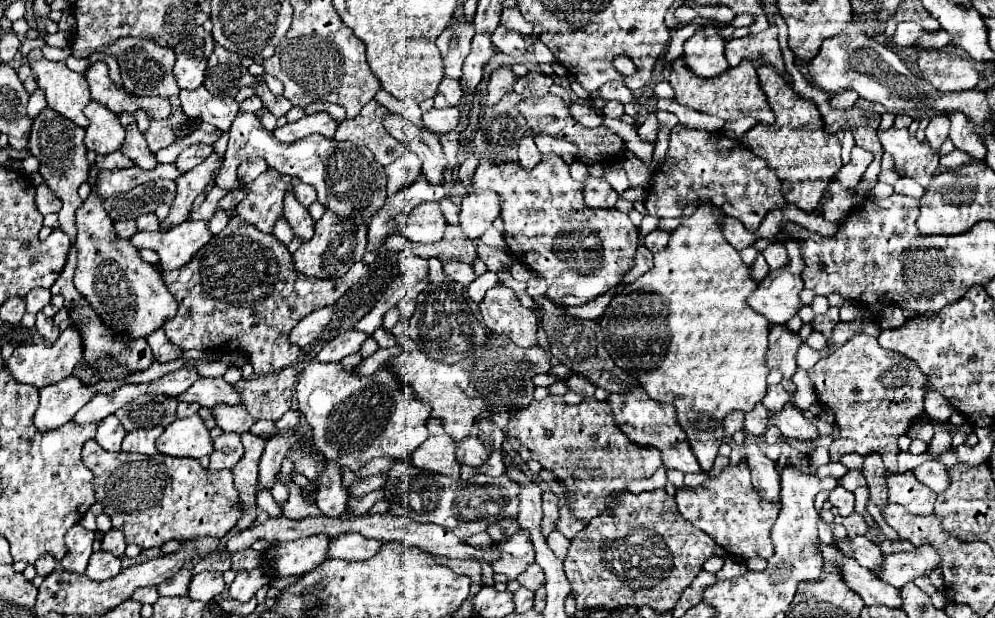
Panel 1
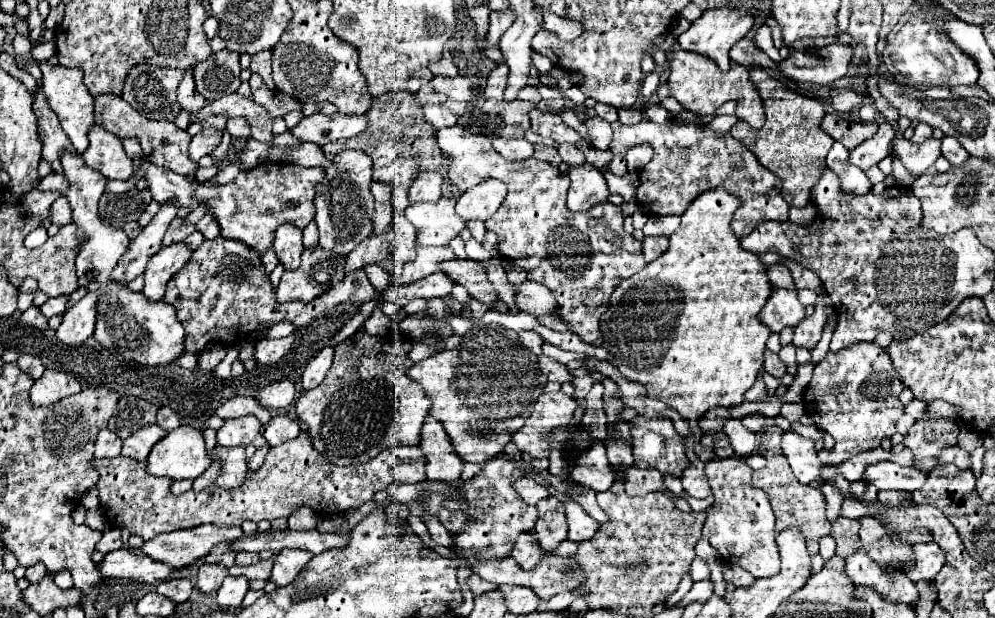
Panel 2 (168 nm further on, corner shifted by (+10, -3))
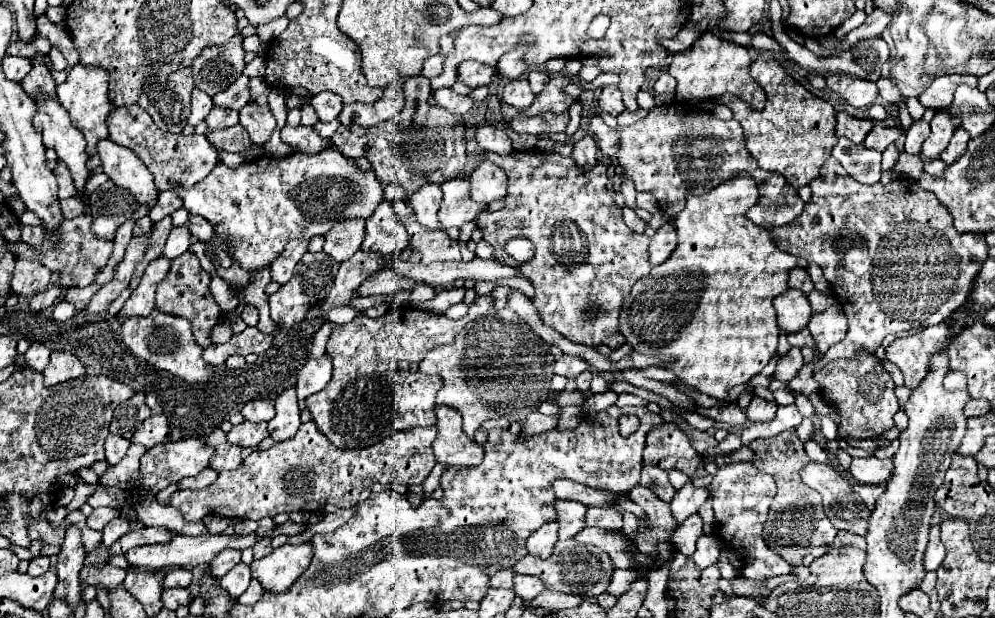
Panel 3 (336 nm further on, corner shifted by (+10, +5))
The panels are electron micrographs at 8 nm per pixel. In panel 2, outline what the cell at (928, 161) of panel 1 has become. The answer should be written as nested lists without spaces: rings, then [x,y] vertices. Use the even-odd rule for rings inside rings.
[[[896,137],[894,143],[892,143],[892,147],[894,147],[898,159],[902,161],[902,165],[916,177],[924,175],[926,169],[932,167],[934,161],[942,155],[940,145],[942,145],[942,141],[934,139],[934,137],[930,137],[928,141],[924,141],[920,145],[912,145],[904,137]]]

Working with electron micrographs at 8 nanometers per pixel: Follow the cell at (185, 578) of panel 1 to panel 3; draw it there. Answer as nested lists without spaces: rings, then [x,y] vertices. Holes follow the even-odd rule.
[[[170,569],[164,575],[164,587],[188,587],[192,573],[188,569]]]

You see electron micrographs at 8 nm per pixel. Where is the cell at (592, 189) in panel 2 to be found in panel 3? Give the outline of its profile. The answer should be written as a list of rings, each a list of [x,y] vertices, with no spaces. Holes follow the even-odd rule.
[[[586,135],[582,141],[574,143],[572,157],[576,159],[576,165],[580,165],[582,169],[592,169],[592,165],[596,165],[596,161],[598,161],[598,145],[596,145],[596,141]]]

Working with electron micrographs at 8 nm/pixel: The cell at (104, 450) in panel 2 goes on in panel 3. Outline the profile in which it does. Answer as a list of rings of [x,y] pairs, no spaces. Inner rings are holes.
[[[108,435],[106,437],[106,443],[104,443],[104,449],[106,449],[106,461],[108,465],[116,465],[128,451],[130,447],[130,441],[120,437],[120,435]]]

